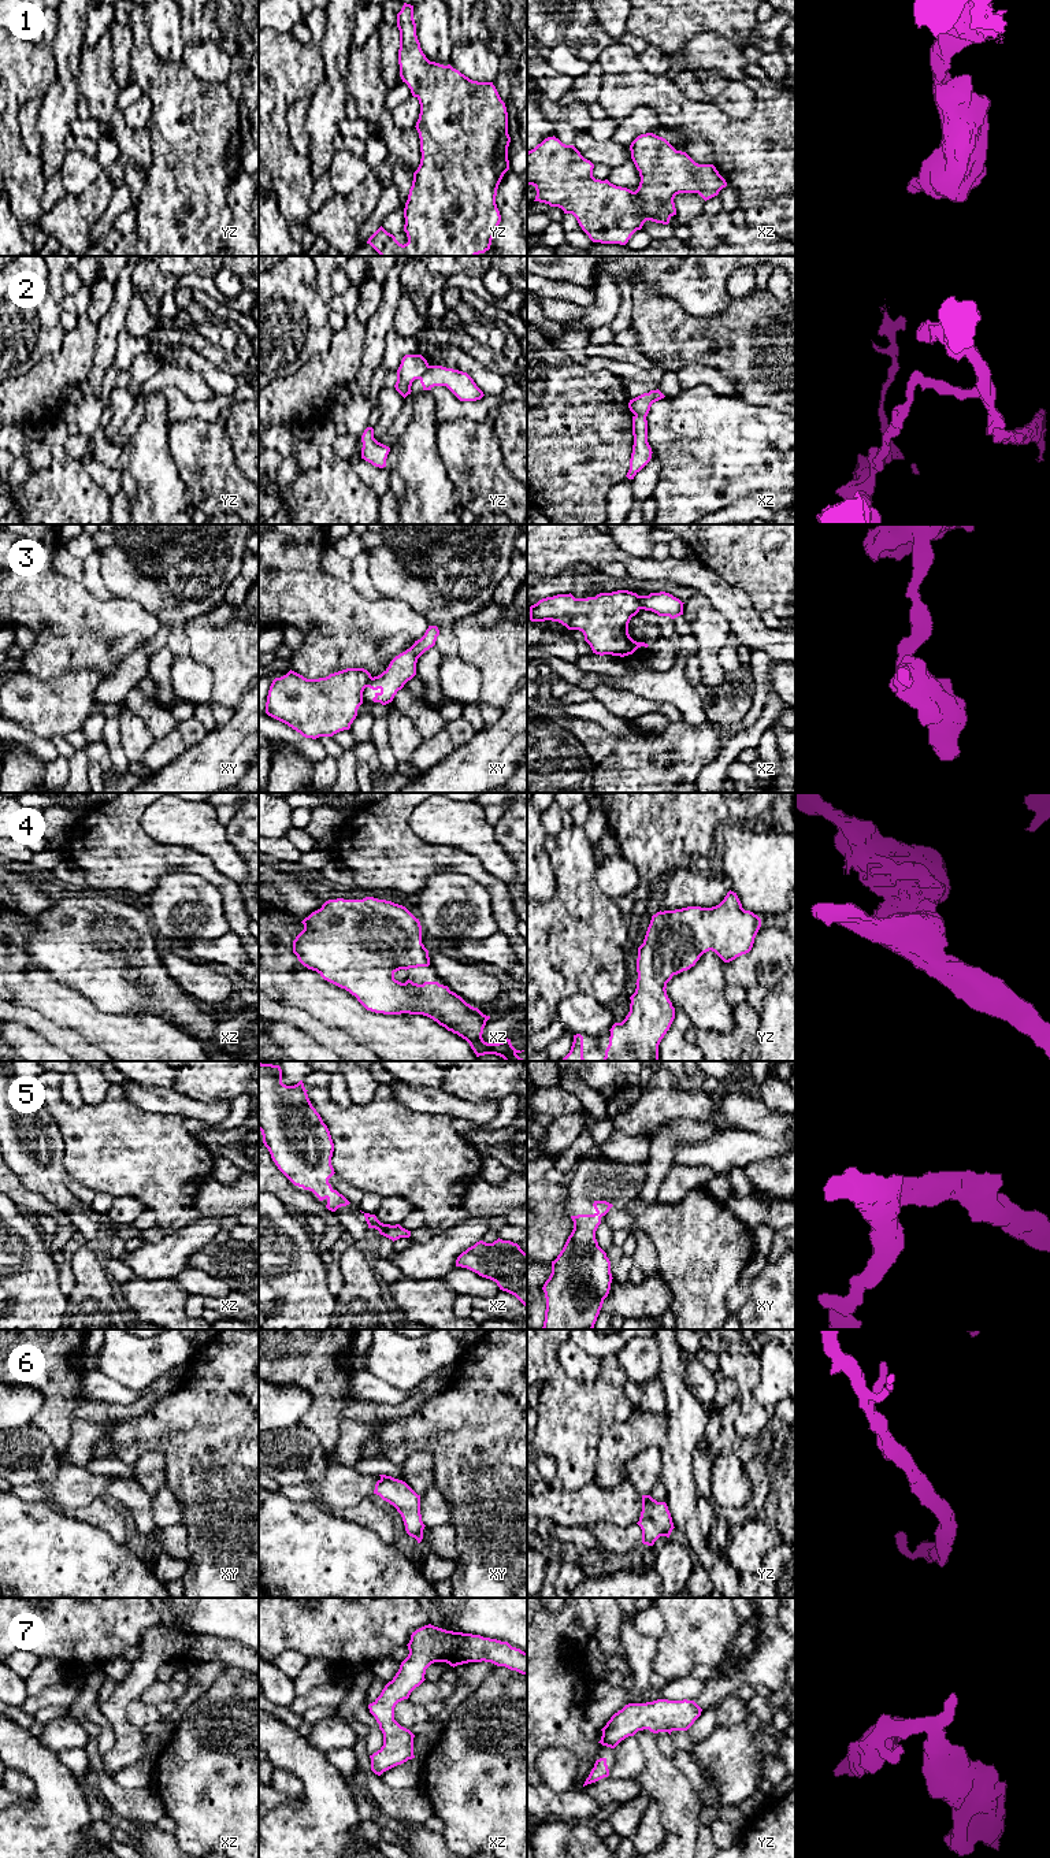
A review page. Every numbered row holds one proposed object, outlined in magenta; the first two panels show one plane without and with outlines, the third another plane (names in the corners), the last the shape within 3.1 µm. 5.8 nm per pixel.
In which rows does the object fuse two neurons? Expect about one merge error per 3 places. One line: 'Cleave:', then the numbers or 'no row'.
Cleave: 2, 3

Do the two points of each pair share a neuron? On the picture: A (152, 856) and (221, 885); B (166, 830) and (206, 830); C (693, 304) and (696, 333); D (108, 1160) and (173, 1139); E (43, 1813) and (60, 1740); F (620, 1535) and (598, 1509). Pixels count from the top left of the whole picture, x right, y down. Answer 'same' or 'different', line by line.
A: same
B: same
C: different
D: same
E: different
F: different

